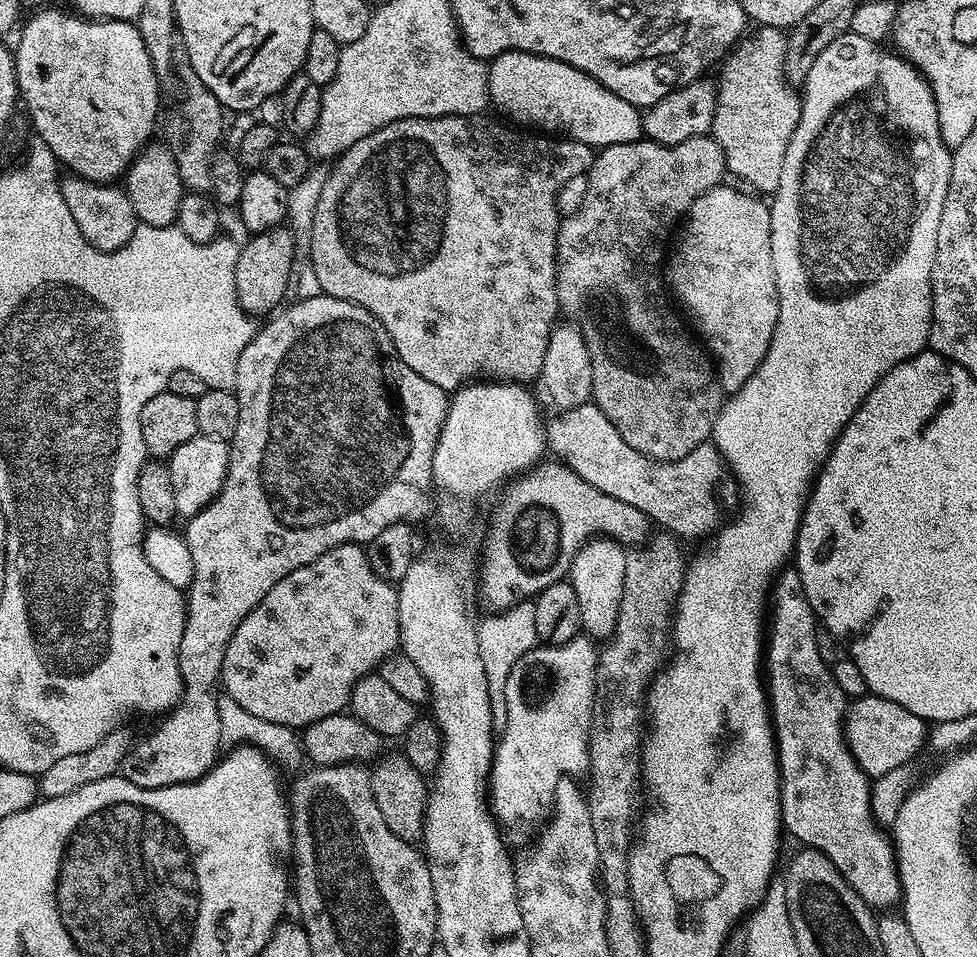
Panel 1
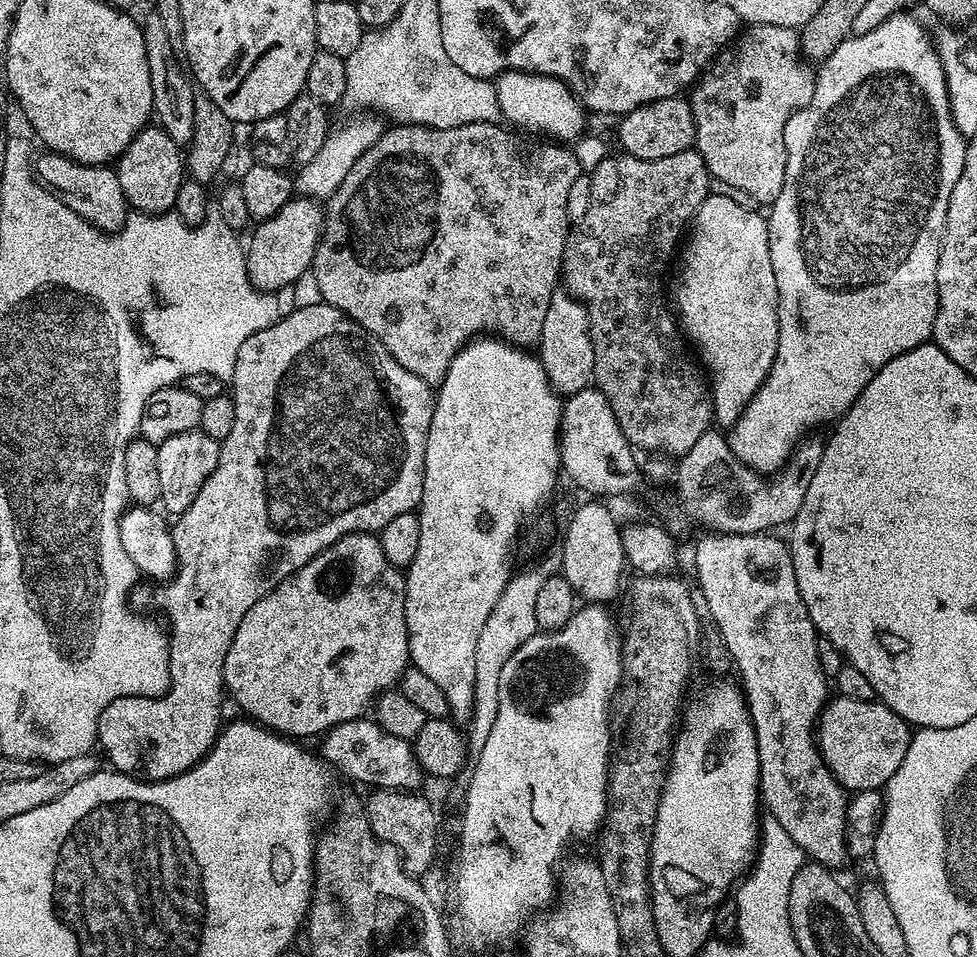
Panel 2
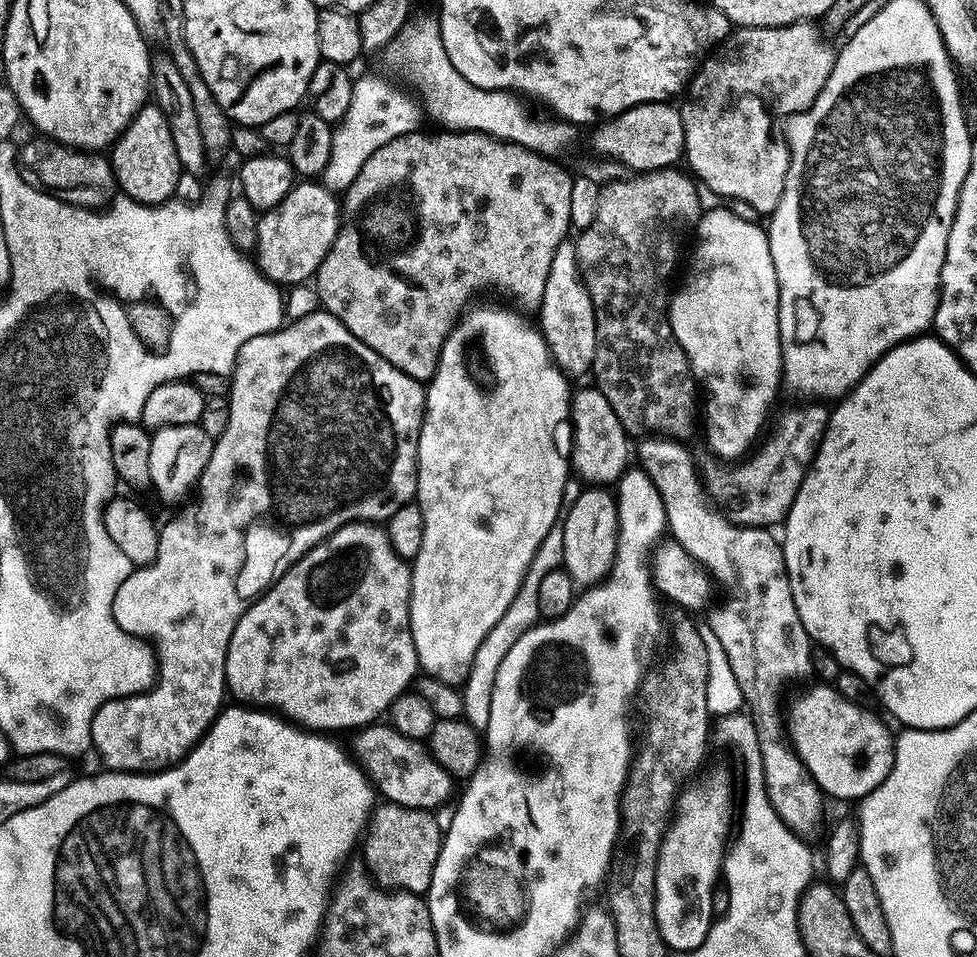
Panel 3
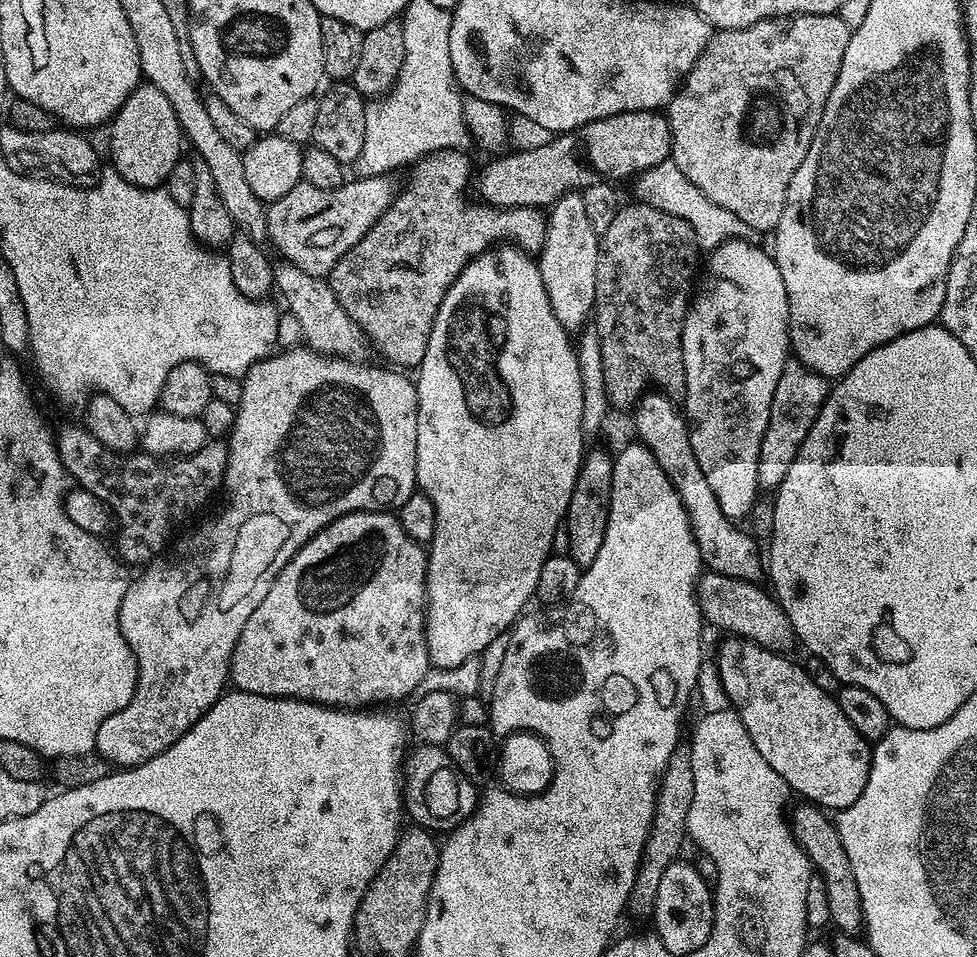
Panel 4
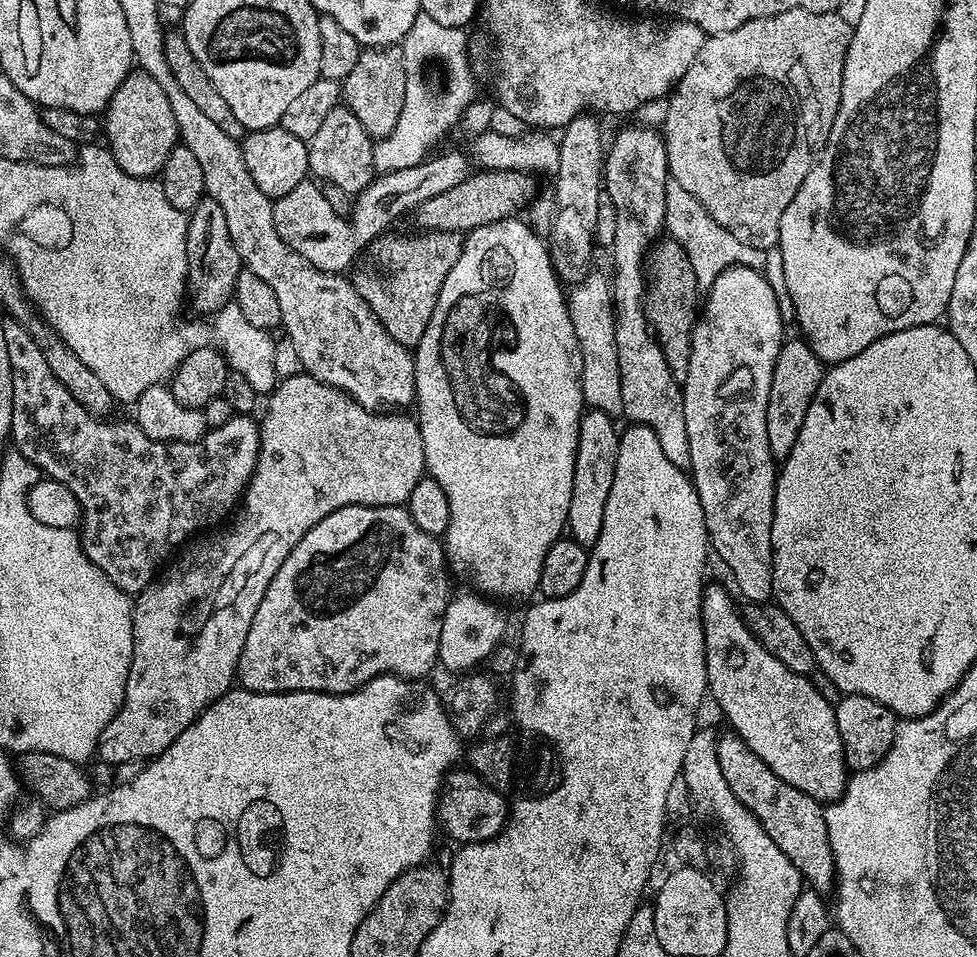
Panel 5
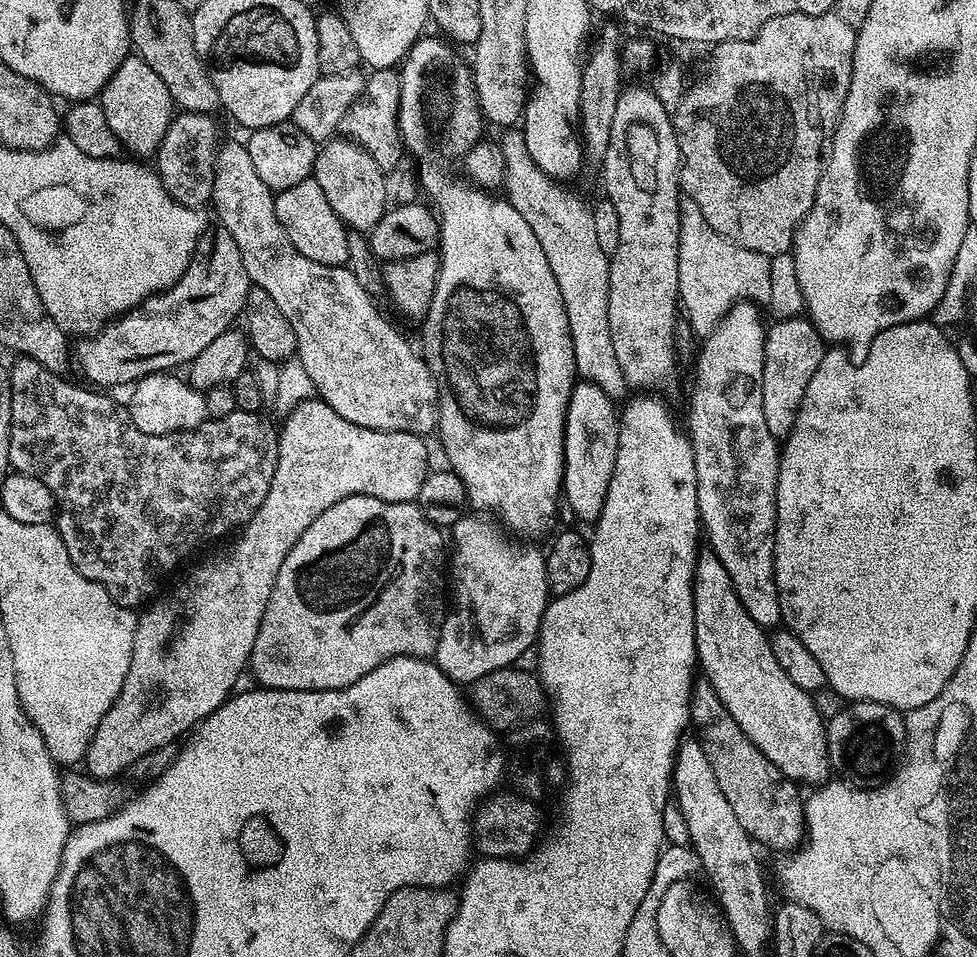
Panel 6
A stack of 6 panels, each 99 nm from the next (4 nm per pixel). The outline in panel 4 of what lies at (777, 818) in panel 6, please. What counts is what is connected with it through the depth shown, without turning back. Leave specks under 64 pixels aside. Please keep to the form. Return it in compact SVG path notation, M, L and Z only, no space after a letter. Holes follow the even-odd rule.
M800 802L790 812L792 837L800 844L800 849L808 855L813 869L825 883L826 899L829 902L831 927L837 933L859 937L864 926L862 902L858 894L858 882L854 882L854 870L850 870L850 858L846 858L846 846L842 846L840 831L830 819L825 809L807 802Z

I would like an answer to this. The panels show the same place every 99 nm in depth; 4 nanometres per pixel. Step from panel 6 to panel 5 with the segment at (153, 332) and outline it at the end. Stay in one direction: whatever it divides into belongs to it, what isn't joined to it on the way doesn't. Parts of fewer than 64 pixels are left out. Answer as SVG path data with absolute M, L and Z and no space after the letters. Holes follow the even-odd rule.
M207 195L188 216L186 254L188 255L186 288L190 293L190 308L192 304L196 312L208 312L207 314L219 312L236 295L236 283L242 265L238 250L230 238L230 229L226 227L222 206L218 206L218 202L214 202L214 198Z

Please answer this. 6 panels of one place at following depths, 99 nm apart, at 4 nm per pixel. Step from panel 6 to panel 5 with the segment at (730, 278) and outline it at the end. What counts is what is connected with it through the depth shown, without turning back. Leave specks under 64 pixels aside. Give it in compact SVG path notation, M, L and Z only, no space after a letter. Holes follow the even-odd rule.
M669 179L666 188L666 218L664 219L667 235L679 242L686 250L691 269L694 270L695 280L701 289L712 286L714 278L733 265L746 265L748 268L760 270L765 264L765 249L754 247L744 240L738 239L734 233L724 228L710 217L709 212L698 198L687 193L681 184Z

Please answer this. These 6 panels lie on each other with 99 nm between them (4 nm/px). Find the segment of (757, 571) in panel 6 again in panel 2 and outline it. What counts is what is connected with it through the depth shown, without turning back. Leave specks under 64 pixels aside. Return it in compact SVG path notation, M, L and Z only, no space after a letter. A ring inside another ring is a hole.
M708 195L692 218L692 237L690 232L688 245L687 240L683 245L684 257L680 260L680 277L676 280L676 304L674 300L674 312L683 335L700 347L699 359L702 364L704 359L703 367L710 381L715 423L725 426L736 423L768 376L776 357L780 329L780 295L770 262L768 221L732 196Z

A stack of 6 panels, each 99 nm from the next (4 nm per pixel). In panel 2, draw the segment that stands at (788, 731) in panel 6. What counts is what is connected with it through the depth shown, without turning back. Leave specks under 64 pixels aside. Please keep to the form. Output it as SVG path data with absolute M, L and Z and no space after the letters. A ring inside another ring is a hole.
M837 695L825 703L818 721L818 747L825 764L833 776L849 793L883 789L889 778L902 766L902 758L906 758L906 750L912 741L913 729L894 710L885 704L872 700L852 700L849 696Z

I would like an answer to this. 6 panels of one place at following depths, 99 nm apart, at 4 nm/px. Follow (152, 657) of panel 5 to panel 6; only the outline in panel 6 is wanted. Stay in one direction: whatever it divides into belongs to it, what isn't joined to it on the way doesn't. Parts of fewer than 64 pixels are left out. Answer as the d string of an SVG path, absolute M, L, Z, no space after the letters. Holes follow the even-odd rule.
M319 398L303 400L283 420L284 429L281 427L278 432L278 462L274 466L270 490L266 498L262 498L262 506L258 506L256 513L235 537L237 540L225 552L202 561L189 574L188 580L182 581L177 588L153 599L147 605L148 612L139 613L126 682L122 682L122 690L114 706L102 722L98 722L94 738L88 743L88 753L82 761L87 775L98 780L119 777L142 754L150 754L150 750L158 750L158 746L177 743L185 734L191 733L201 720L218 710L218 706L233 695L236 679L240 671L245 671L252 653L254 638L258 634L266 602L270 602L270 590L274 590L278 570L286 554L294 550L294 542L306 534L306 526L310 526L318 514L342 502L342 498L351 496L369 496L403 504L415 501L418 490L422 490L422 482L429 474L428 448L424 445L426 440L423 436L370 430L354 422L346 422L342 414Z

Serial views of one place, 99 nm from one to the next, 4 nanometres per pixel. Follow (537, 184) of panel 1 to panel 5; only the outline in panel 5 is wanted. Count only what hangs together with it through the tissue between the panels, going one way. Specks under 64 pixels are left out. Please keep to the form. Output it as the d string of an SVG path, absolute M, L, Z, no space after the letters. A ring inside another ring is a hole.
M421 231L420 236L392 236L385 234L372 241L363 249L362 255L355 261L350 272L350 279L354 290L370 306L370 310L382 322L386 334L394 338L402 347L409 350L415 349L422 342L422 334L430 322L430 314L434 314L434 306L438 302L438 294L442 290L442 282L446 282L446 274L454 262L458 262L462 251L462 240L454 232L426 232Z

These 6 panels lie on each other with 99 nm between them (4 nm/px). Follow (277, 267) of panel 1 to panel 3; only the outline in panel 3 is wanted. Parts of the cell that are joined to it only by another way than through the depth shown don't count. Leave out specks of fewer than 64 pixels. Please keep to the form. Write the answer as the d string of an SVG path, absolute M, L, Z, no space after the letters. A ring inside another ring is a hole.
M300 182L278 202L278 206L267 209L258 222L258 242L254 249L254 260L266 279L277 286L295 286L311 281L326 258L334 238L340 233L342 204L333 189L320 182Z

